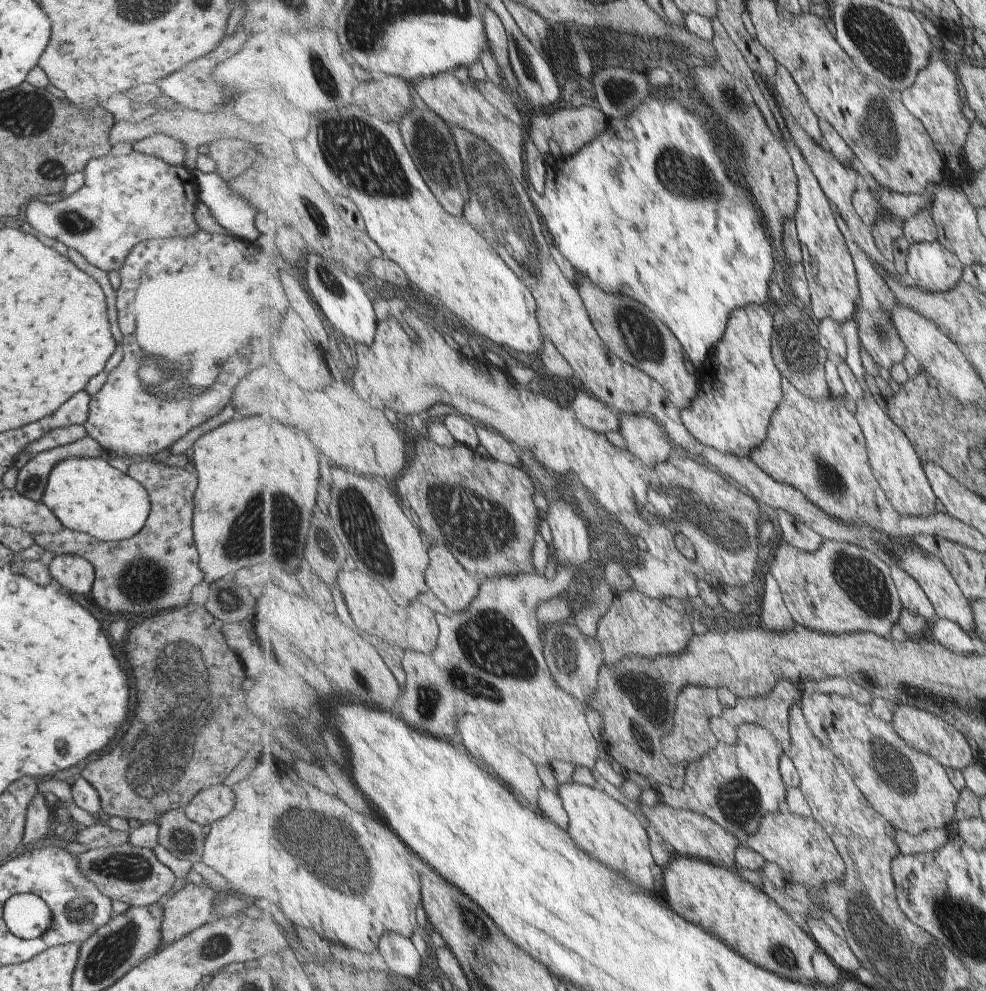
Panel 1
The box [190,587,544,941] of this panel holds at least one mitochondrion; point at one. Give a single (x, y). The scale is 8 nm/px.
(355, 877)

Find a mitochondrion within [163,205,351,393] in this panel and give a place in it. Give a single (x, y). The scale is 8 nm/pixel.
(317, 271)

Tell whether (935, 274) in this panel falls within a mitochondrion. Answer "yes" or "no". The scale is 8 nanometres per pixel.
no

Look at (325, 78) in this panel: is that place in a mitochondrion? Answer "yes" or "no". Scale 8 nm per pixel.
yes

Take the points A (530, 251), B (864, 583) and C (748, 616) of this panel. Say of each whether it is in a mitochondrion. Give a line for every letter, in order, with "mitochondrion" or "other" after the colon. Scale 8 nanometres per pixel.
A: mitochondrion
B: mitochondrion
C: other

